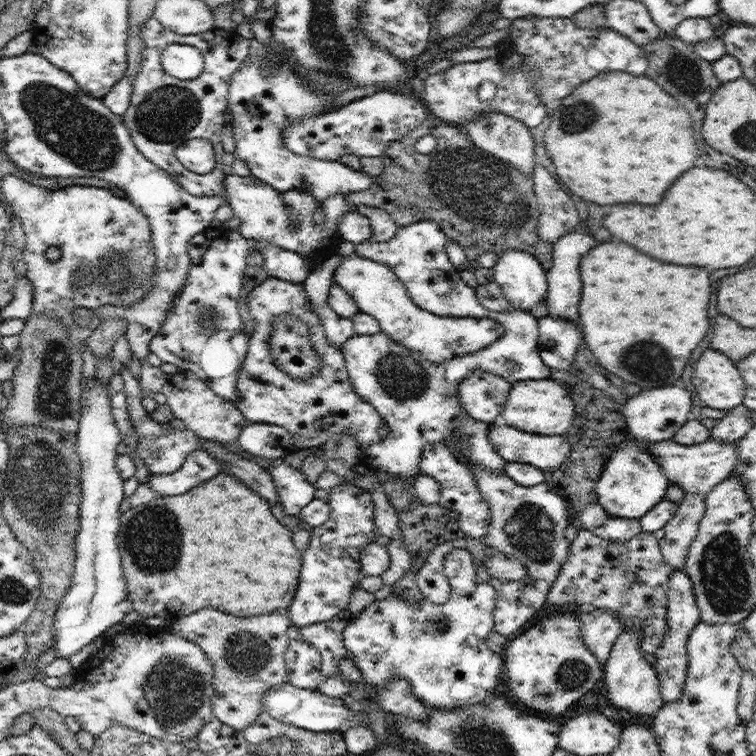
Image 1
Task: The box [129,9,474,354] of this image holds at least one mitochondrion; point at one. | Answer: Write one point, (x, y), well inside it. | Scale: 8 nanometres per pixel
(166, 114)

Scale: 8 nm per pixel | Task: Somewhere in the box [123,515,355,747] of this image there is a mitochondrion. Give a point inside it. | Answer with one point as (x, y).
(175, 690)

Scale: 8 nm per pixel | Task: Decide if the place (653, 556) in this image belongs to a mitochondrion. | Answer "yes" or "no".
no

